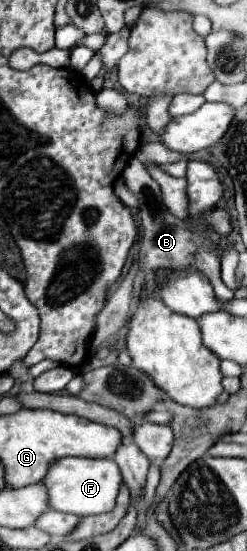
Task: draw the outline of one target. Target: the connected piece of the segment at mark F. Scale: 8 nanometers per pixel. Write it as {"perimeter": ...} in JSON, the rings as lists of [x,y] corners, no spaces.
{"perimeter":[[[65,457],[51,463],[43,483],[49,491],[51,509],[59,507],[57,511],[73,513],[73,515],[99,515],[115,509],[115,499],[123,485],[123,477],[113,459]]]}

